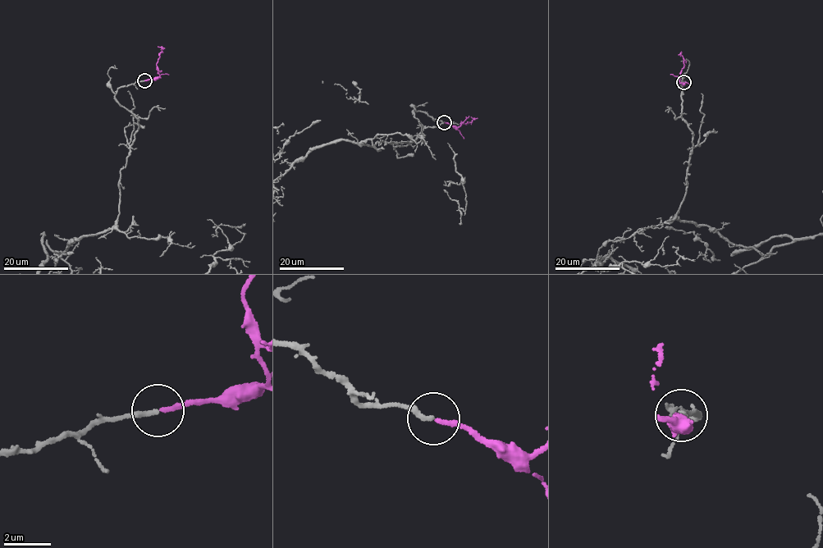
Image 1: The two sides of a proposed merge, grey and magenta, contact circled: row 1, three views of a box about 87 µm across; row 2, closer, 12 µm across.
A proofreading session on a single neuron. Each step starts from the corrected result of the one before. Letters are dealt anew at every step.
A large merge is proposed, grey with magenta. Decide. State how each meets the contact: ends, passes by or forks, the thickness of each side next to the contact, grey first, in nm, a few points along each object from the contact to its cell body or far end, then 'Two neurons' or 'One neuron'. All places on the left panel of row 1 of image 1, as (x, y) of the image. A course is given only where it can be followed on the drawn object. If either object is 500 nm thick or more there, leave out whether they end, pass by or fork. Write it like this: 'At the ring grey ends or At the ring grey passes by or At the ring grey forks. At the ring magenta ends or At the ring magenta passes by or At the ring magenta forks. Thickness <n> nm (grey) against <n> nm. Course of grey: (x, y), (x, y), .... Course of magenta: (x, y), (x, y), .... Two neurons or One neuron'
At the ring grey ends. At the ring magenta ends. Thickness 200 nm (grey) against 200 nm. Course of magenta: (144, 80), (159, 76), (156, 63), (162, 50), (157, 47). One neuron

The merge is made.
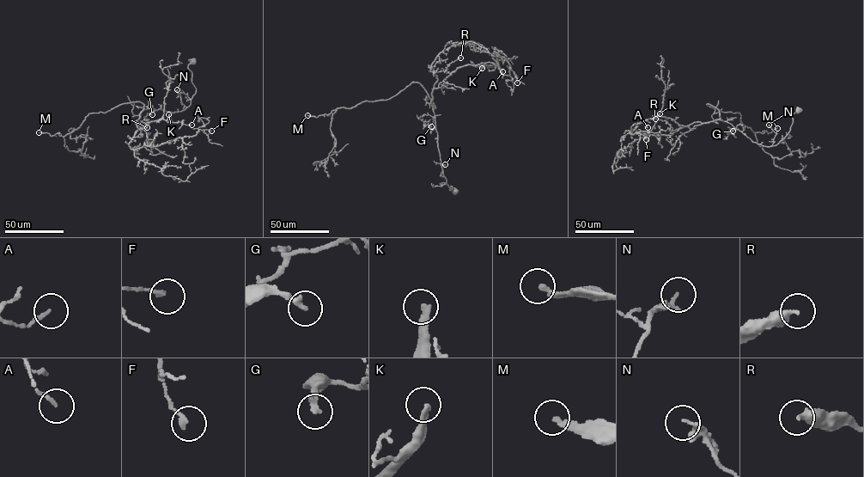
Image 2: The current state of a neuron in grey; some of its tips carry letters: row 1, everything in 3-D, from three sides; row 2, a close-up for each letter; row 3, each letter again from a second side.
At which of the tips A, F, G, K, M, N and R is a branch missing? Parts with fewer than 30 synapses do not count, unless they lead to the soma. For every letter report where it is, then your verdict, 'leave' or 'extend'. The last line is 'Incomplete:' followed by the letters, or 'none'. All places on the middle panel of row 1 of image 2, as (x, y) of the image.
A: (502, 71) | leave
F: (517, 82) | leave
G: (431, 126) | leave
K: (482, 68) | extend
M: (307, 115) | extend
N: (445, 164) | leave
R: (460, 58) | leave
Incomplete: K, M

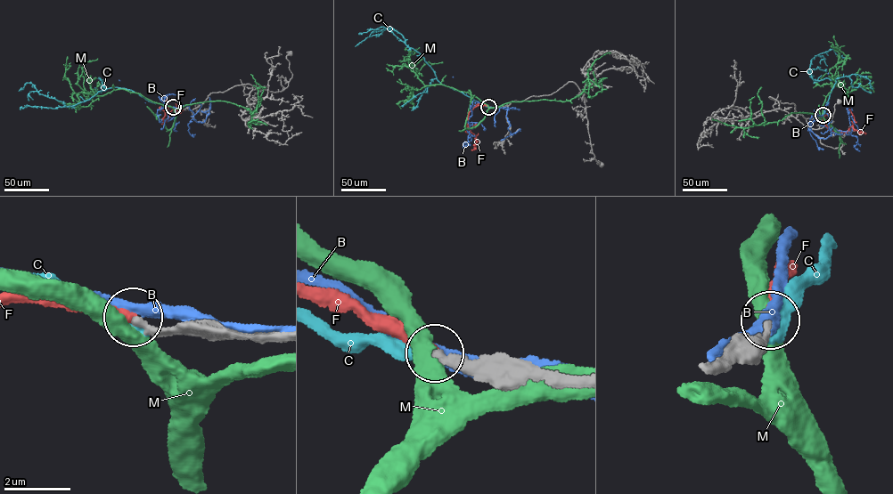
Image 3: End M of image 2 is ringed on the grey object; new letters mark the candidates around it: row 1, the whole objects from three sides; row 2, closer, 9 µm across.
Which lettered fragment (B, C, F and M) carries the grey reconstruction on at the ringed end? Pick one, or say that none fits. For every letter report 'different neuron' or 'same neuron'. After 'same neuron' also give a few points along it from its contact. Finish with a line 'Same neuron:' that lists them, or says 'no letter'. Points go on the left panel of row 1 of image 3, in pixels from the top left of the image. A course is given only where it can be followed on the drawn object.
B: different neuron
C: different neuron
F: same neuron; course (173, 107), (168, 107), (165, 110), (162, 124), (174, 109), (180, 109)
M: different neuron
Same neuron: F

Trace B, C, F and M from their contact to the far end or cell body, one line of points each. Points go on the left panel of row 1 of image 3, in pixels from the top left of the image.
B: (173, 107), (158, 109), (159, 121), (168, 117), (161, 99), (167, 94), (178, 93)
C: (173, 108), (117, 87), (67, 106), (38, 93), (31, 84), (27, 83), (19, 91)
F: (173, 107), (168, 107), (165, 110), (162, 124), (174, 109), (180, 109)
M: (173, 108), (223, 101), (249, 109), (252, 117), (249, 123), (258, 119)

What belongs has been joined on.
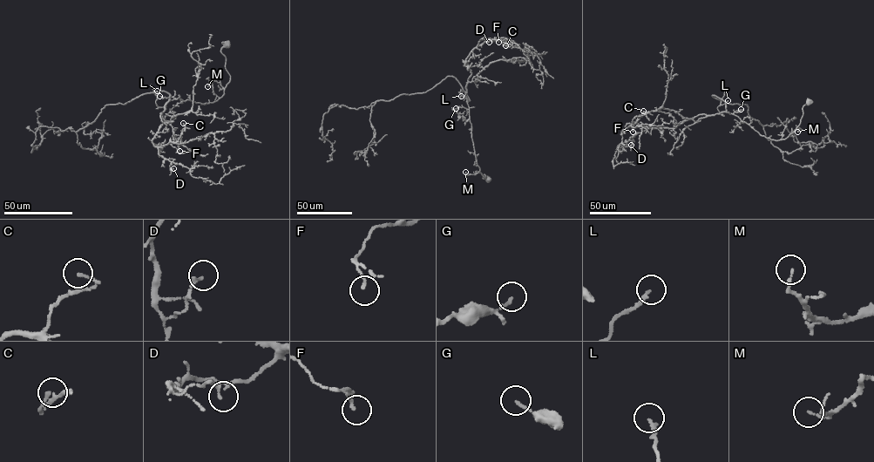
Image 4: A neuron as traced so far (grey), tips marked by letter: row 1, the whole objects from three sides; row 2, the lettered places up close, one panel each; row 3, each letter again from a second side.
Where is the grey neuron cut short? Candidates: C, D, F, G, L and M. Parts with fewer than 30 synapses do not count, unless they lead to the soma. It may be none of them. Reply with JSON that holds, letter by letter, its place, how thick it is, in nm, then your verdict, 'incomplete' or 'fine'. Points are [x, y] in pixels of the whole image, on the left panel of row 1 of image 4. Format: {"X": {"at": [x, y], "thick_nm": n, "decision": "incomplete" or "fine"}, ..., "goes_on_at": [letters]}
{"C": {"at": [183, 123], "thick_nm": 140, "decision": "fine"}, "D": {"at": [173, 168], "thick_nm": 170, "decision": "fine"}, "F": {"at": [179, 151], "thick_nm": 120, "decision": "fine"}, "G": {"at": [159, 96], "thick_nm": 130, "decision": "fine"}, "L": {"at": [157, 91], "thick_nm": 180, "decision": "fine"}, "M": {"at": [207, 86], "thick_nm": 120, "decision": "fine"}, "goes_on_at": []}

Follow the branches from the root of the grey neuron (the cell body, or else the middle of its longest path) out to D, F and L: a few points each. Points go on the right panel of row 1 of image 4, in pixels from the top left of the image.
D: (809, 102), (797, 127), (779, 140), (723, 112), (699, 114), (675, 128), (649, 128), (630, 138), (631, 145)
F: (809, 102), (797, 127), (779, 140), (723, 112), (699, 114), (675, 128), (638, 124), (633, 132)
L: (809, 102), (802, 106), (797, 127), (777, 140), (760, 135), (728, 112), (721, 98), (720, 105), (728, 100)

